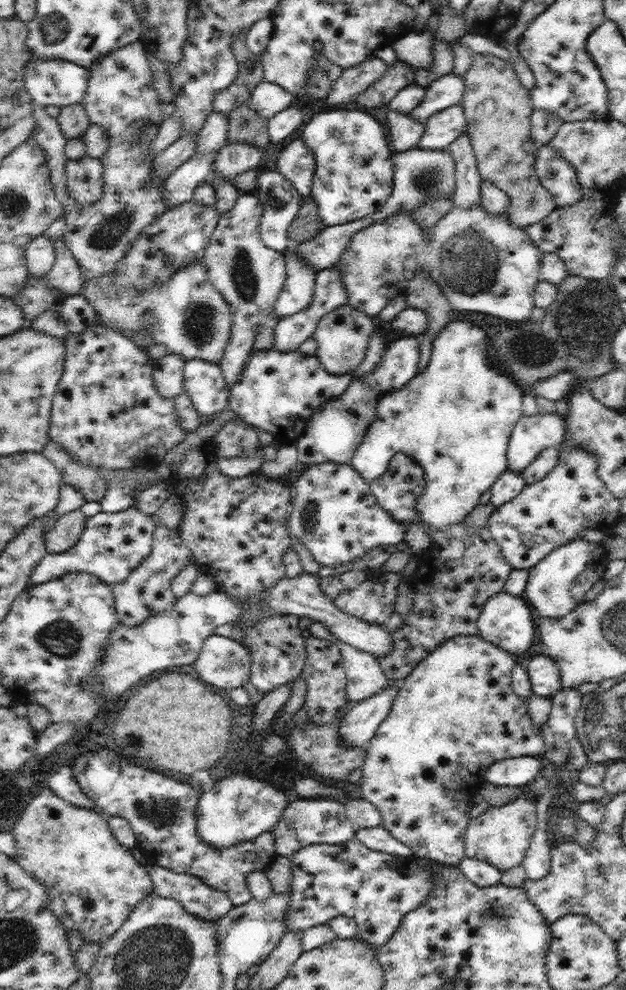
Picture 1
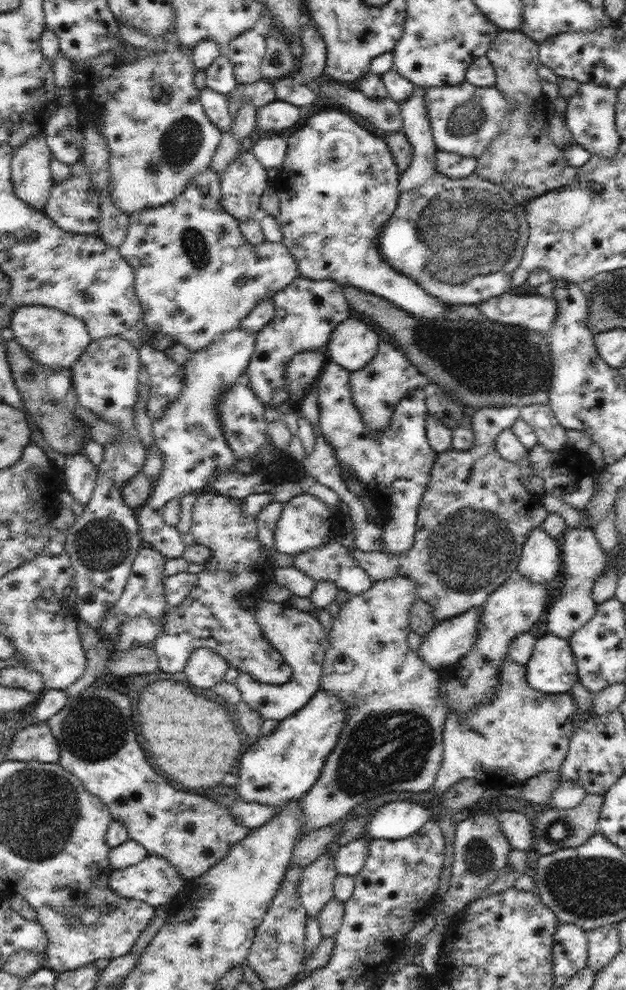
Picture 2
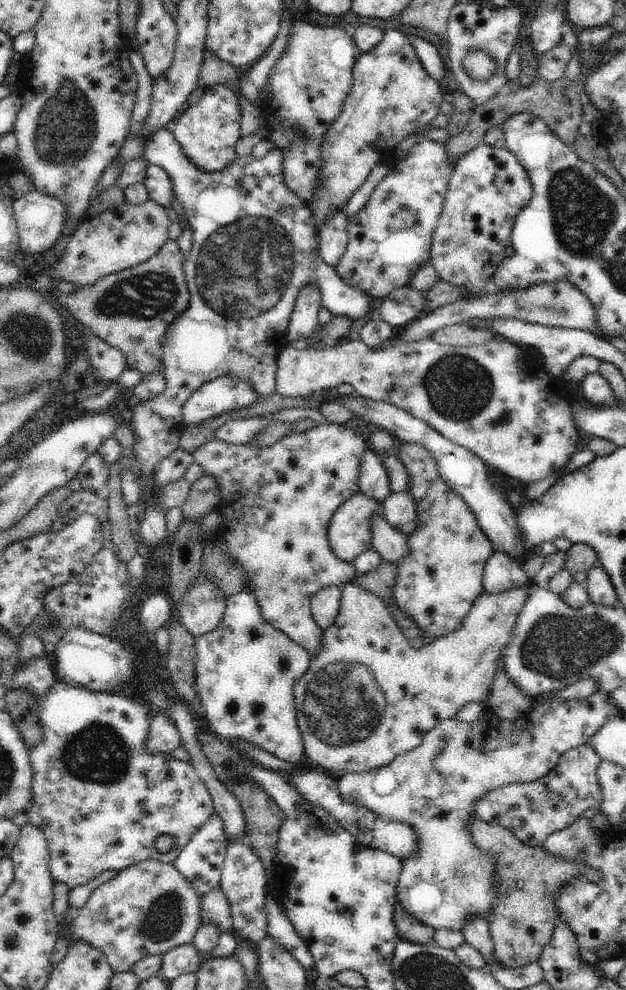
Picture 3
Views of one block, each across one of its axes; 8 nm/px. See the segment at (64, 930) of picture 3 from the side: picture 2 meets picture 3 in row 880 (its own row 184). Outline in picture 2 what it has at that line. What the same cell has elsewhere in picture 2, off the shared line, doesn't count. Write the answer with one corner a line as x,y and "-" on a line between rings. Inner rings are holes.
183,44
177,45
175,50
166,49
163,52
146,51
146,53
142,53
137,60
132,60
126,64
112,62
104,66
104,68
100,68
92,83
92,98
90,104
95,111
95,114
99,117
99,123
102,126
102,134
106,137
106,143
108,143
108,149
110,149
110,162
108,162
108,169
110,169
110,196
106,198
106,201
114,201
116,207
128,216
146,208
162,207
162,205
170,203
175,197
184,193
184,188
187,187
187,184
191,181
192,177
196,177
198,173
202,173
204,169
208,169
218,146
220,146
222,132
204,112
202,103
200,102
199,90
196,90
194,84
196,70
192,64
192,59
193,52
187,46
183,46

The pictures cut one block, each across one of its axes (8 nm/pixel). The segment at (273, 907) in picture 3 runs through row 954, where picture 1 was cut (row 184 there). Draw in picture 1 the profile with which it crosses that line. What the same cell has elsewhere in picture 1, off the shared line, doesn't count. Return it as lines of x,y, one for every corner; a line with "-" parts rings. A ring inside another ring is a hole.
294,140
286,146
276,162
276,170
288,179
303,198
310,195
316,160
302,140

